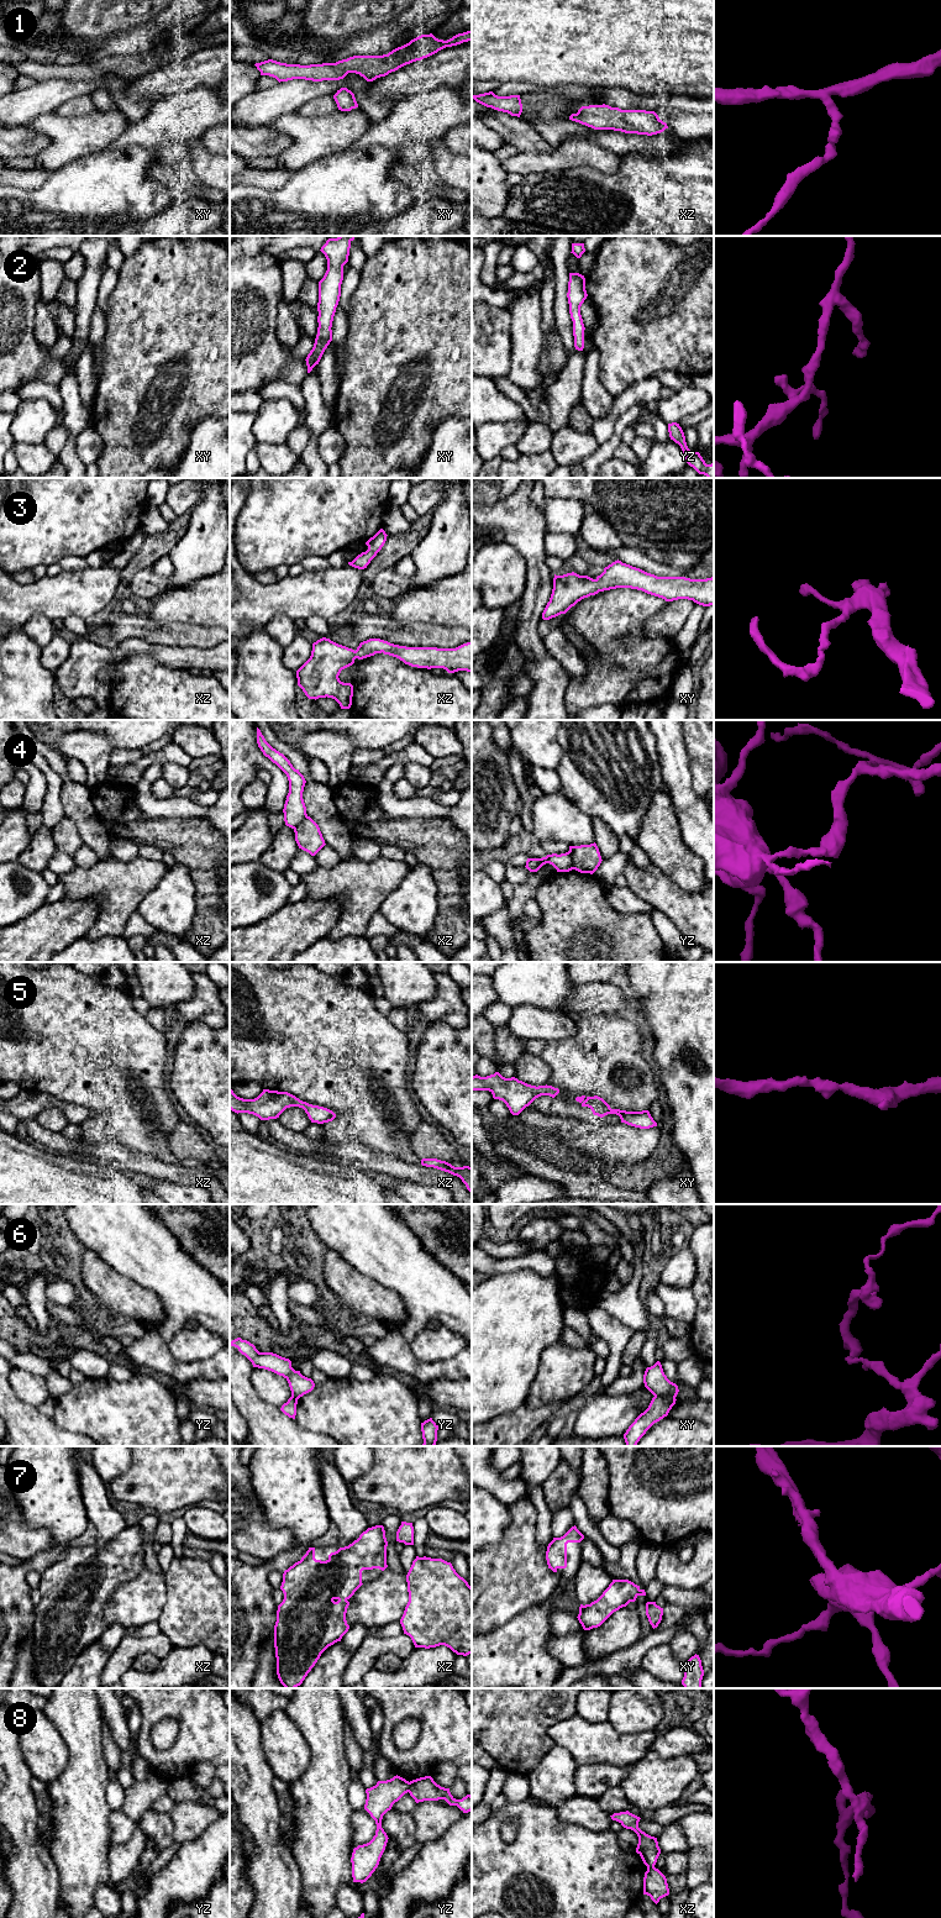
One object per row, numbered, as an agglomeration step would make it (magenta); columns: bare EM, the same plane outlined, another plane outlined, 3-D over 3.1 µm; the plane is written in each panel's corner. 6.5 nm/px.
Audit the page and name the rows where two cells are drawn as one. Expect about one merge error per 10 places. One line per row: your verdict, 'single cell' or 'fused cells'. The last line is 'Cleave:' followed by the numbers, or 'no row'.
1: single cell
2: single cell
3: single cell
4: fused cells
5: single cell
6: fused cells
7: single cell
8: fused cells
Cleave: 4, 6, 8

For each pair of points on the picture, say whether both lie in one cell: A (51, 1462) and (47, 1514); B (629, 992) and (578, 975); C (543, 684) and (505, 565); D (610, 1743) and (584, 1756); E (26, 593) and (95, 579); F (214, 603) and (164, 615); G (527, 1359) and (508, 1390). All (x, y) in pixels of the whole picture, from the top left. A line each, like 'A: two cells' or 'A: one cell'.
A: one cell
B: one cell
C: two cells
D: one cell
E: one cell
F: one cell
G: one cell

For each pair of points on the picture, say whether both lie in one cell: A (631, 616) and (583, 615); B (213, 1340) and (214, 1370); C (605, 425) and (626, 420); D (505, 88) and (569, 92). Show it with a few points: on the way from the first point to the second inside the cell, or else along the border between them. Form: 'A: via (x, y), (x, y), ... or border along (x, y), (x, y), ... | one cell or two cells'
A: via (619, 616), (595, 616) | one cell
B: border along (216, 1351), (206, 1357), (184, 1362) | two cells
C: border along (637, 404), (619, 416), (614, 432), (599, 446) | two cells
D: via (521, 88), (553, 90) | one cell

